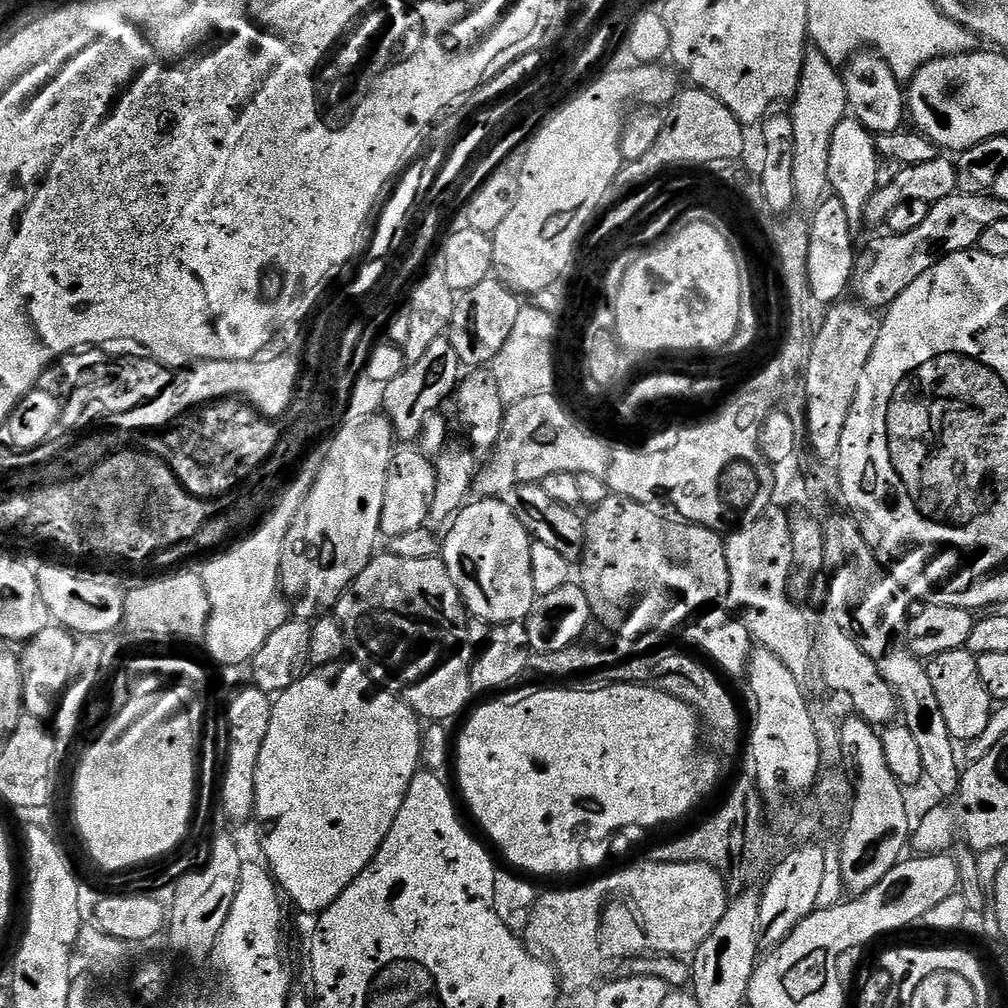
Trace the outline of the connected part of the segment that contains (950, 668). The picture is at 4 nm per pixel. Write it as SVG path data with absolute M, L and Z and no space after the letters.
M967 647L958 650L946 650L946 654L938 654L927 661L930 683L934 686L934 694L938 697L938 710L942 710L942 719L946 722L946 730L950 730L953 741L972 741L986 729L994 711L992 695L982 686L982 677L978 675L977 656L969 652Z

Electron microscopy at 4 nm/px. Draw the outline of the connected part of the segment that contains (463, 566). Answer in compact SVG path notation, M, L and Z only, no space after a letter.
M503 499L474 500L465 503L451 521L452 529L443 533L442 559L446 570L472 616L482 618L490 626L527 621L538 599L530 575L533 539Z

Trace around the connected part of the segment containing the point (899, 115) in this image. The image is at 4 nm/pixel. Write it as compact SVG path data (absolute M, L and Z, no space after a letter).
M871 50L852 53L843 65L842 75L851 115L863 128L877 137L901 131L900 123L906 120L906 92L880 55Z

